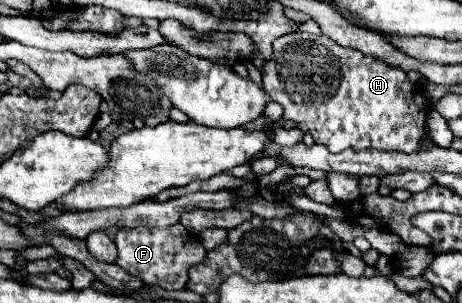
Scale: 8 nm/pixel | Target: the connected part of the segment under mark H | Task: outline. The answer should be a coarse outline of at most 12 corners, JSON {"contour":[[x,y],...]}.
{"contour":[[293,32],[263,90],[329,152],[415,152],[429,100],[401,68]]}

